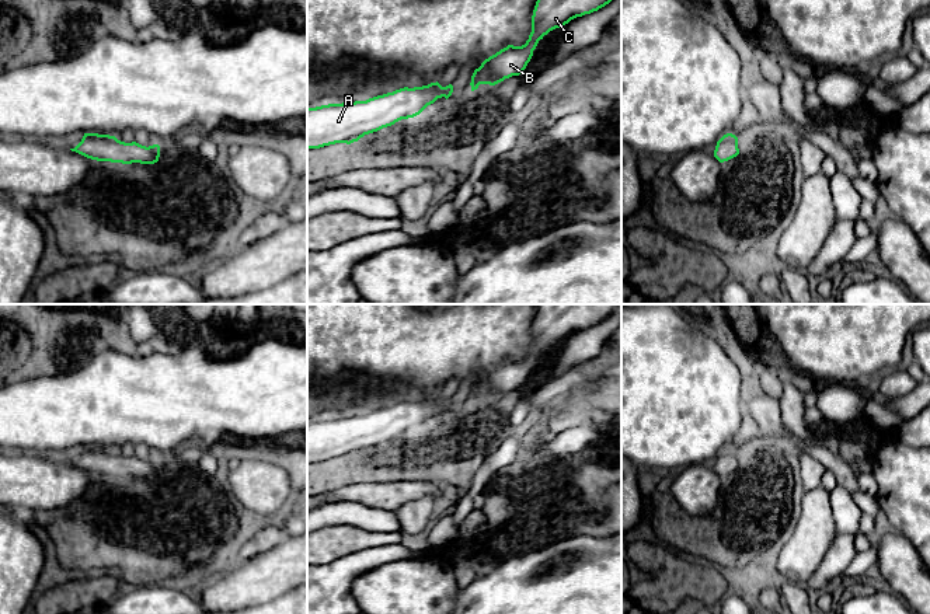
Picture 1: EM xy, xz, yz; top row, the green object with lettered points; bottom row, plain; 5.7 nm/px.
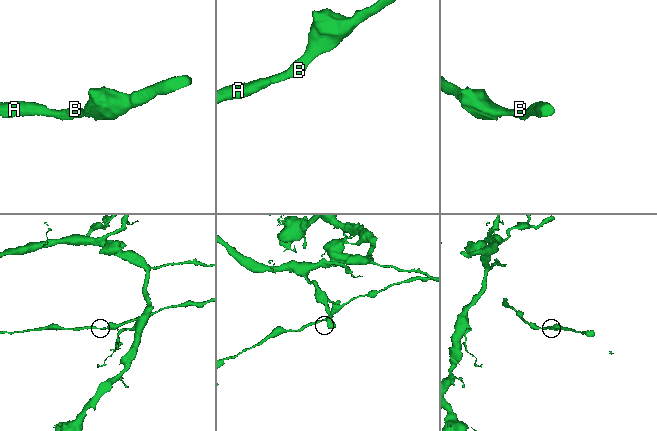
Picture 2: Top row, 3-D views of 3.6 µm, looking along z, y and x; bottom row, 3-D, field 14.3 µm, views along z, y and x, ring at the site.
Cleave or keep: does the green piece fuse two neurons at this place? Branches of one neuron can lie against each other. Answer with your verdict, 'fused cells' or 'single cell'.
single cell

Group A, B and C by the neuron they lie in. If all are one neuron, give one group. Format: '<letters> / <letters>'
A B C

